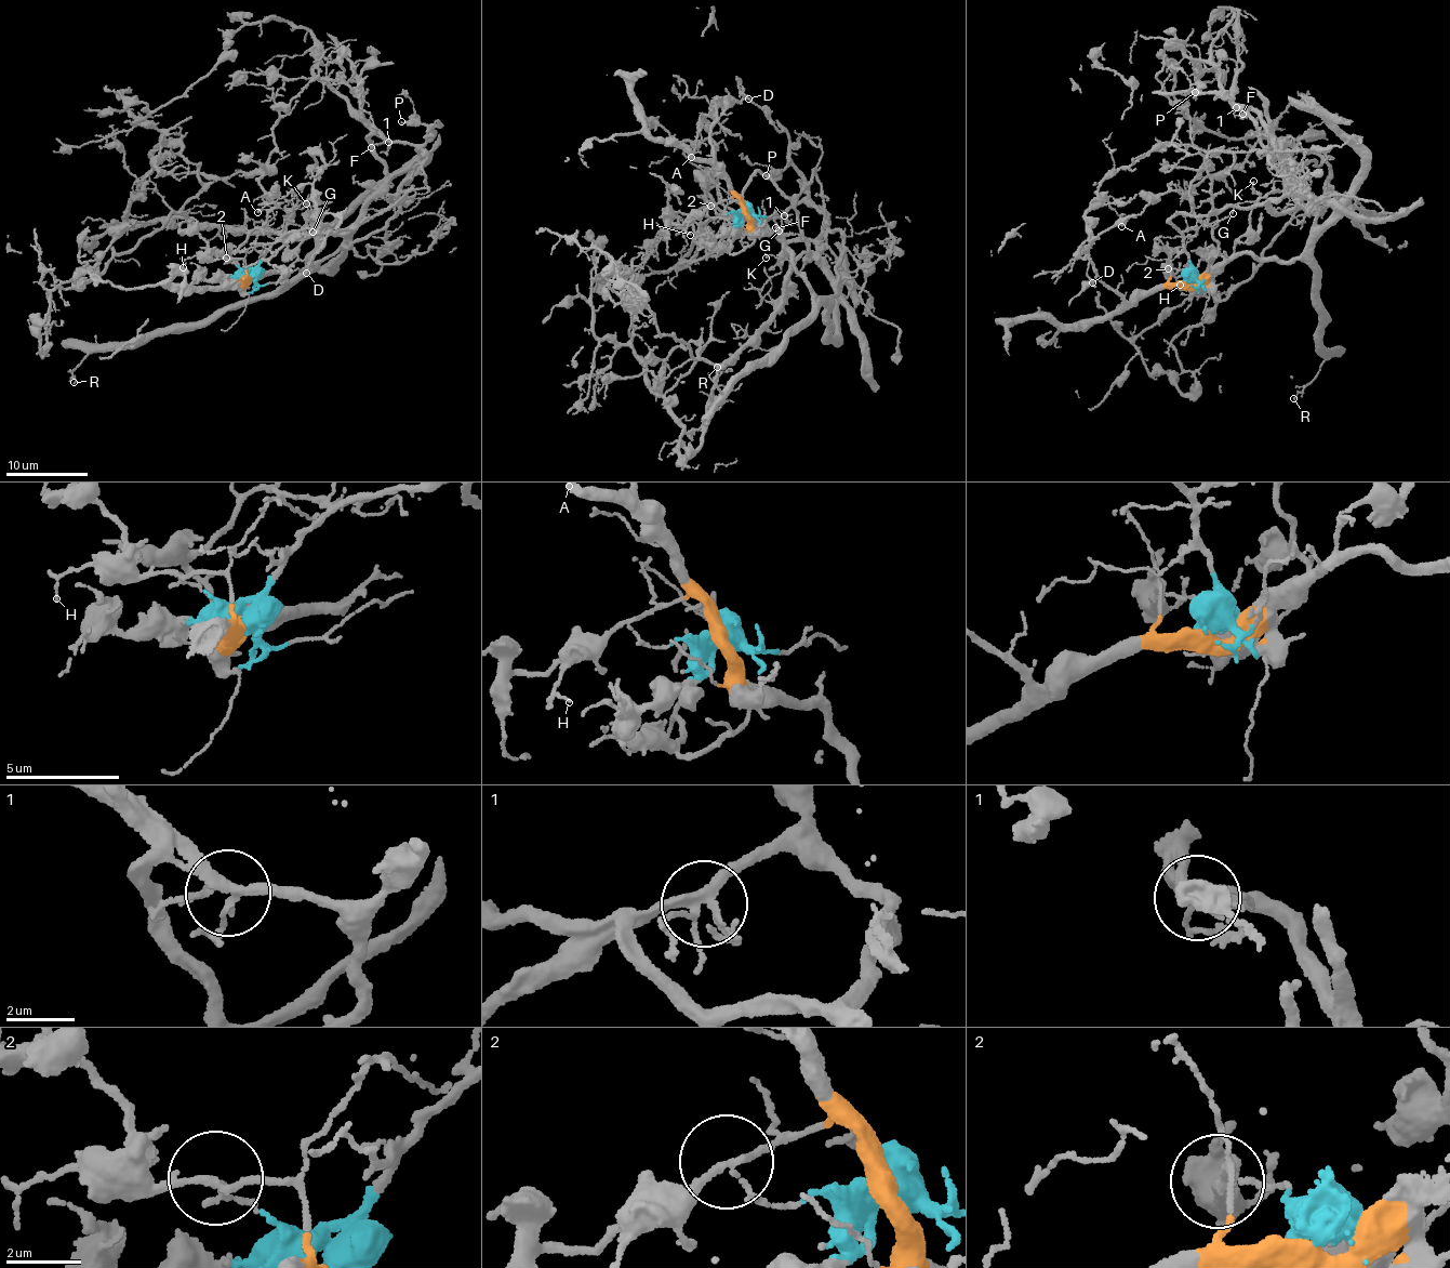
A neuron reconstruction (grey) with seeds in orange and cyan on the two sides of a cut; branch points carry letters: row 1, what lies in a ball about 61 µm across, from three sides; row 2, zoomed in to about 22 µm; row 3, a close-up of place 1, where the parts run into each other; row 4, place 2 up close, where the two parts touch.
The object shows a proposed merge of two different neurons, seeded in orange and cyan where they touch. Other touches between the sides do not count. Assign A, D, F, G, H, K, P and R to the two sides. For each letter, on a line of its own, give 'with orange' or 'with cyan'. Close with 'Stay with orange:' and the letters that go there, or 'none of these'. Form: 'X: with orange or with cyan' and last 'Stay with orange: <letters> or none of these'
A: with orange
D: with orange
F: with orange
G: with orange
H: with orange
K: with orange
P: with orange
R: with orange
Stay with orange: A, D, F, G, H, K, P, R

